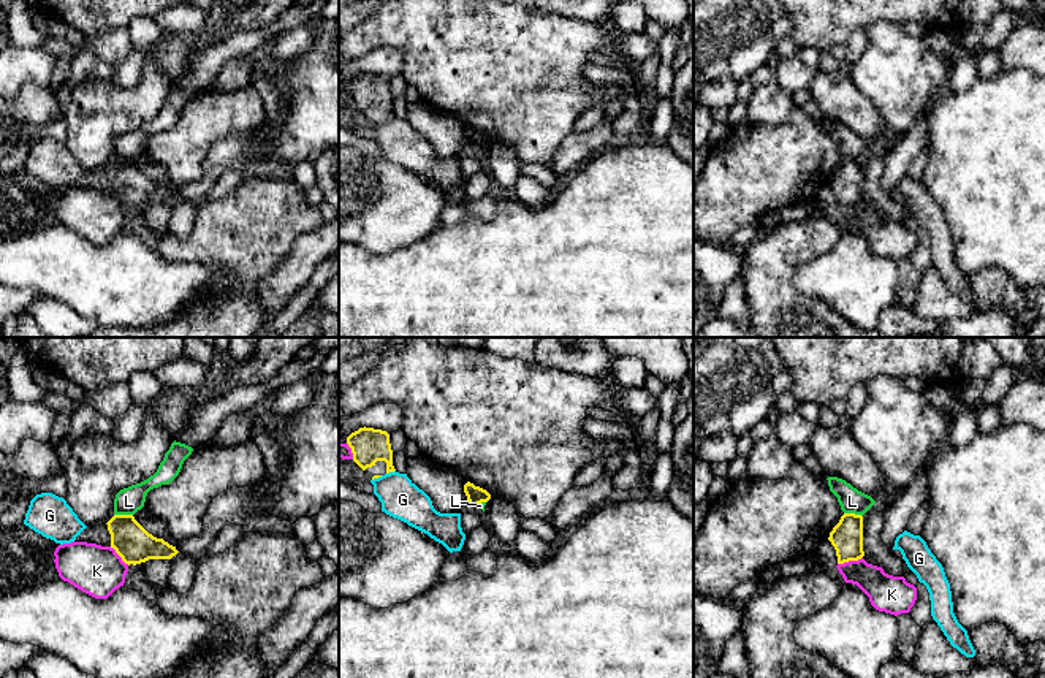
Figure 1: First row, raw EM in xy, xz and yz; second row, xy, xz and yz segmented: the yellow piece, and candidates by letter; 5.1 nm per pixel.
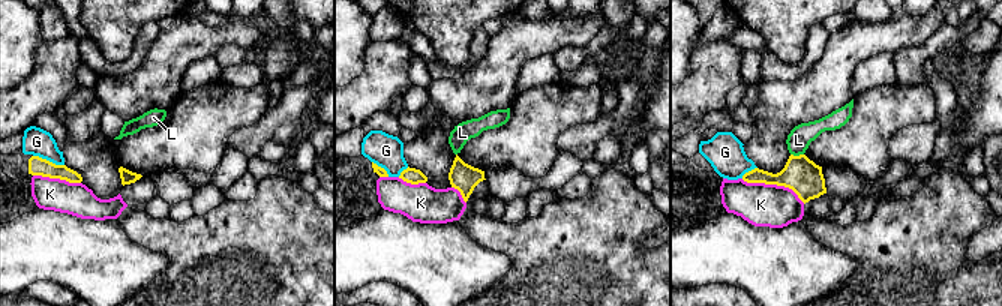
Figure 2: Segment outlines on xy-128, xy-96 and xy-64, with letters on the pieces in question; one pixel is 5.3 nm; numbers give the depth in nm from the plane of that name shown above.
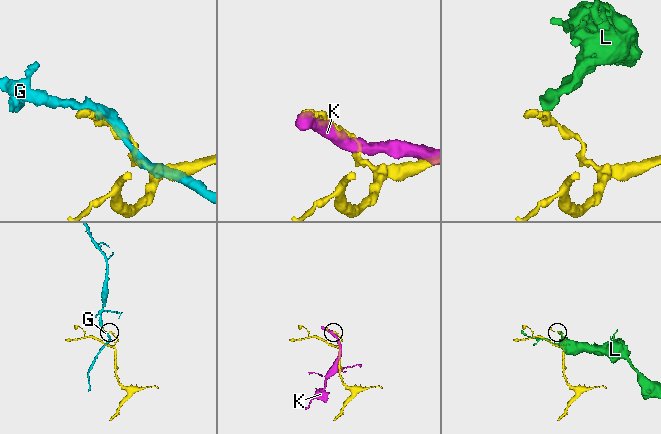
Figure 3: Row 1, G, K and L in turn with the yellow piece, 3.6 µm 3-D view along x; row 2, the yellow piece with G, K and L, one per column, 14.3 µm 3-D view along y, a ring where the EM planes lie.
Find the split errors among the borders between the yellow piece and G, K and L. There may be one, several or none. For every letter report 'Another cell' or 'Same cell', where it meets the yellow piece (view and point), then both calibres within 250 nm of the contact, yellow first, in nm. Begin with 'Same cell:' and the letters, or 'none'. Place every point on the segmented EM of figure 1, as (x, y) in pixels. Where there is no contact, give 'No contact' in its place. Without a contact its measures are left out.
Same cell: none
G: Another cell. Touches yellow at xz (390, 471). Thickness 180 nm (yellow) against 200 nm
K: Another cell. Touches yellow at yz (849, 559). Thickness 160 nm (yellow) against 180 nm
L: Another cell. Touches yellow at xy (124, 515). Thickness 190 nm (yellow) against 140 nm

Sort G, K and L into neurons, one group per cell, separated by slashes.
G / K / L

